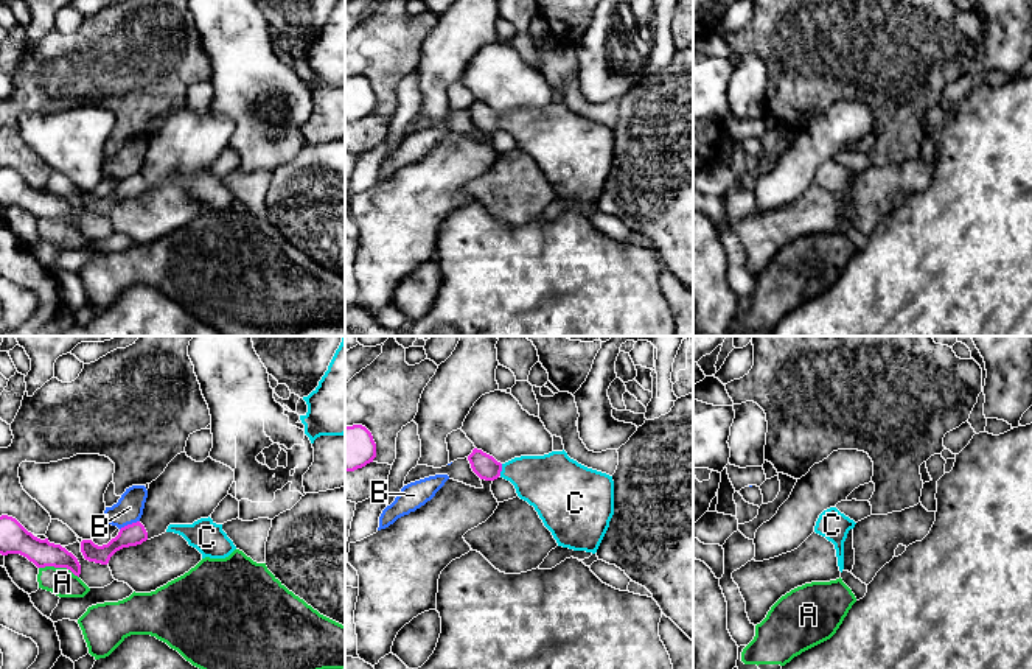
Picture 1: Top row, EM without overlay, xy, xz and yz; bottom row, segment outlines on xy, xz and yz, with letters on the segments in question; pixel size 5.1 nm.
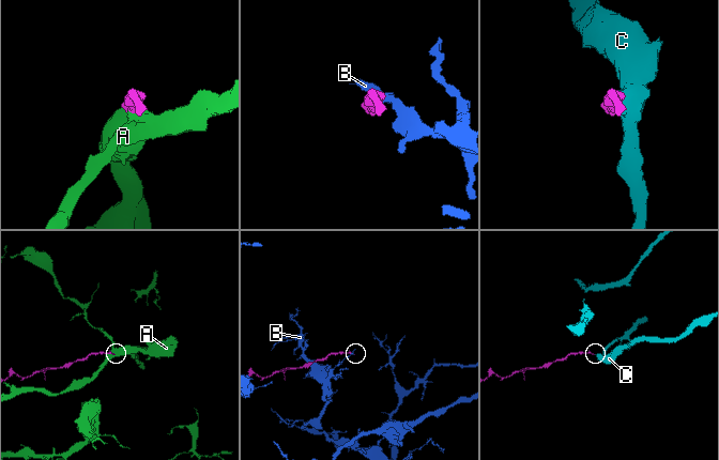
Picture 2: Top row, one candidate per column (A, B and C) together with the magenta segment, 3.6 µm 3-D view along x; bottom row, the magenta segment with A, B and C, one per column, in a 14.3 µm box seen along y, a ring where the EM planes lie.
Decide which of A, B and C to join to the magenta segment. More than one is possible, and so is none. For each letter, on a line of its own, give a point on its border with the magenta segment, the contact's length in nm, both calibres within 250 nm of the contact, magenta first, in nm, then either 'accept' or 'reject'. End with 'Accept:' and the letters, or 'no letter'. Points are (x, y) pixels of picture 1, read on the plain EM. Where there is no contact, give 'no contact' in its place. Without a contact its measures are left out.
A: meets magenta in xy at (59, 218); contact 220 nm long; 140 nm thick on the magenta side, 150 nm on the other; reject
B: meets magenta in xy at (129, 176); contact 120 nm long; 120 nm thick on the magenta side, 140 nm on the other; reject
C: meets magenta in xz at (501, 122); contact 70 nm long; 120 nm thick on the magenta side, 280 nm on the other; accept
Accept: C

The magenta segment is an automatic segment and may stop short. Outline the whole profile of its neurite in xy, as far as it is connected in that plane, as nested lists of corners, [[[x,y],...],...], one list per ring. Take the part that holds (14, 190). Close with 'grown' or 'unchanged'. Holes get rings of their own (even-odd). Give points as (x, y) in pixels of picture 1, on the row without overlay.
[[[0,168],[0,205],[20,205],[37,219],[67,219],[79,229],[81,216],[78,210],[61,196],[40,191],[28,184],[16,170]]]; unchanged

